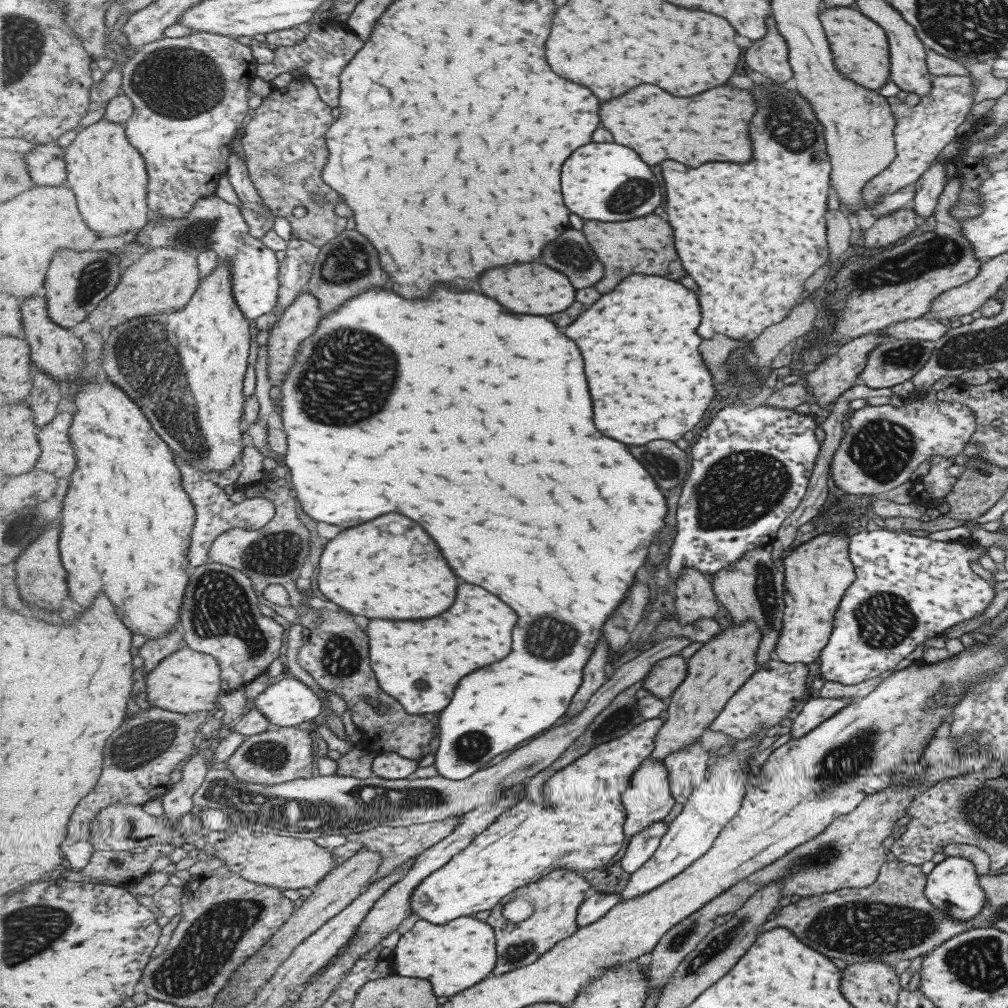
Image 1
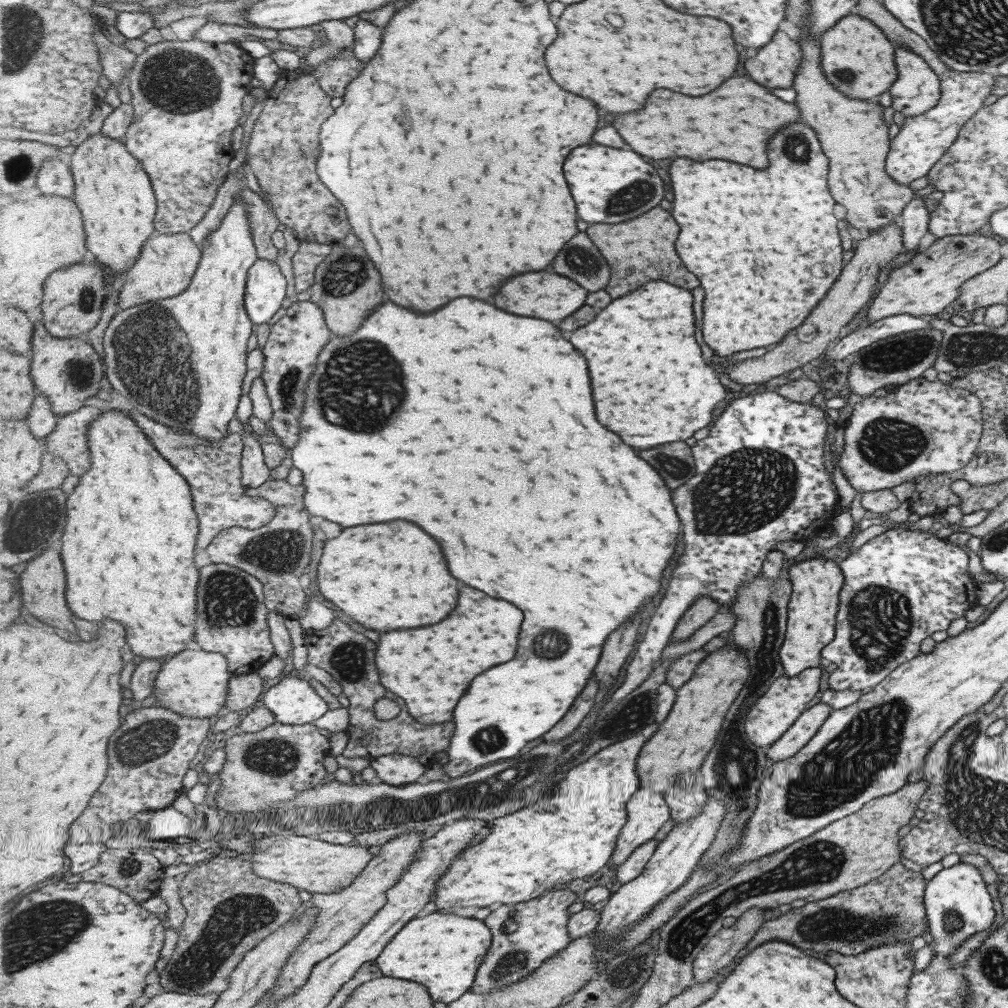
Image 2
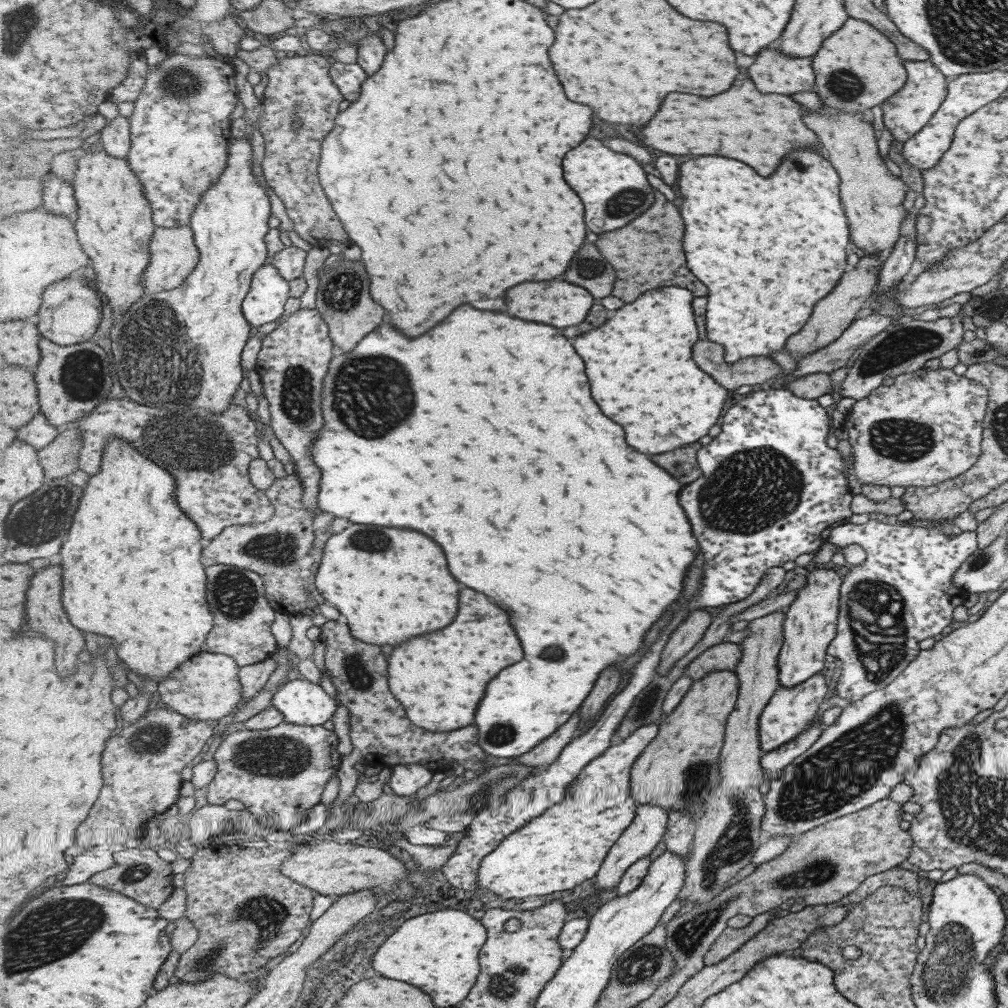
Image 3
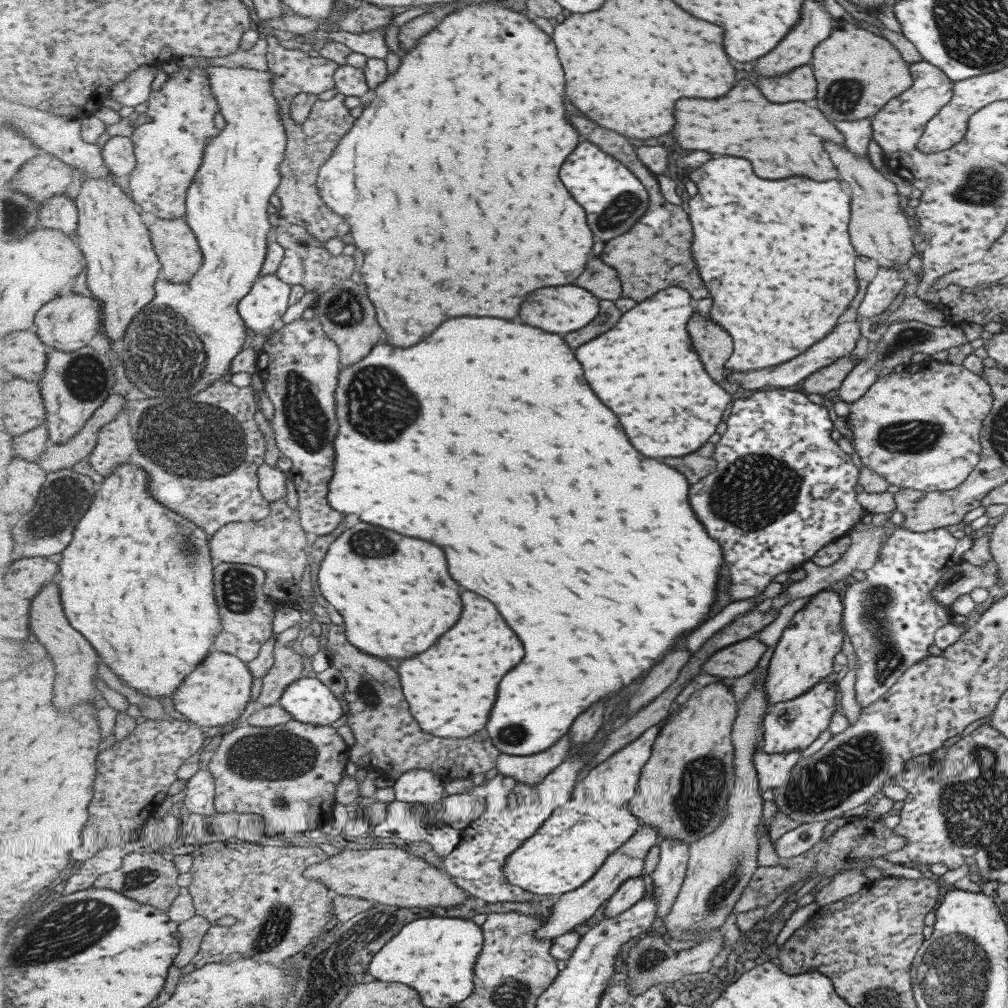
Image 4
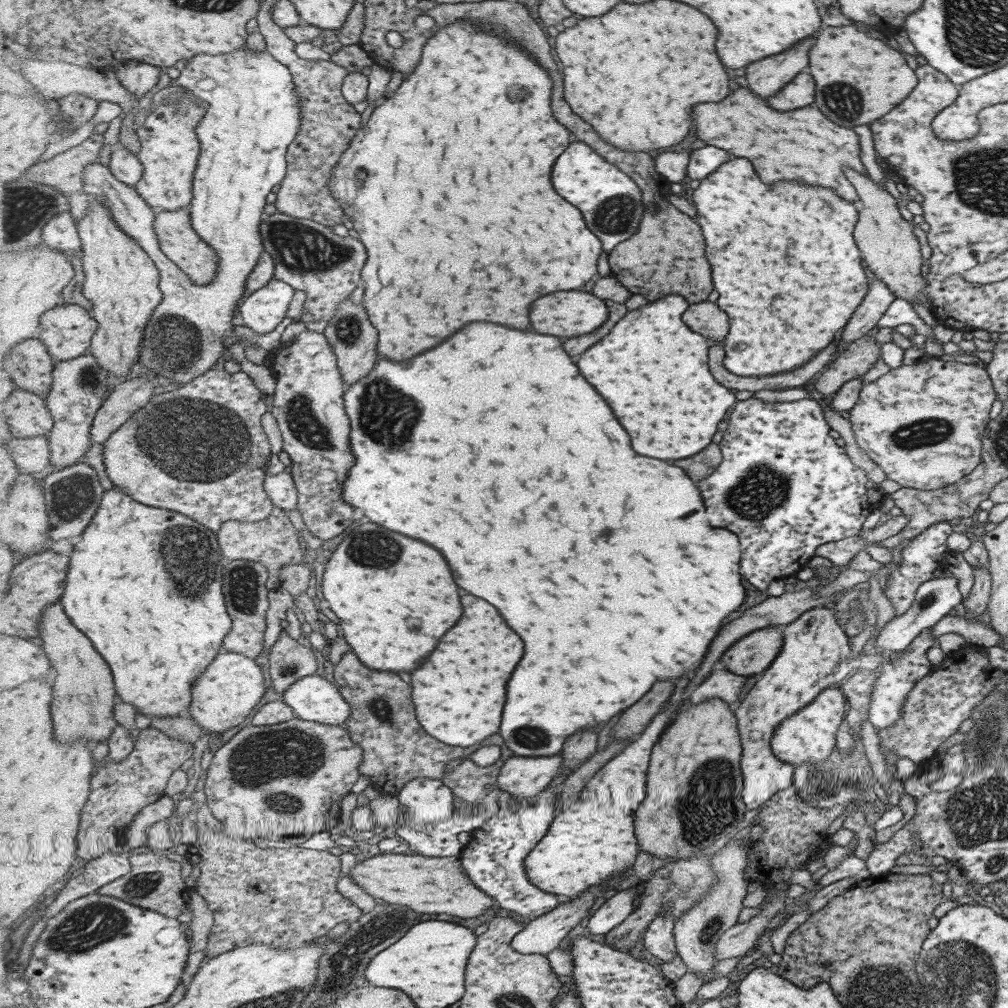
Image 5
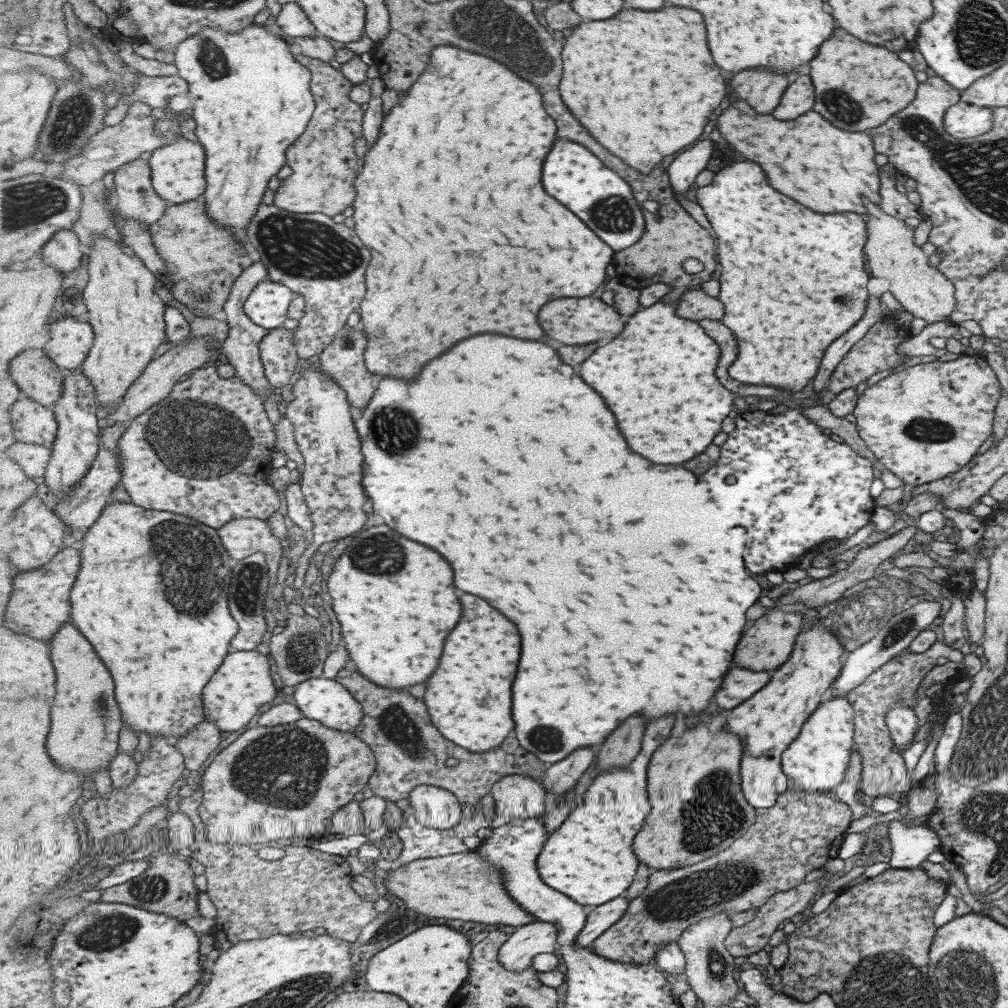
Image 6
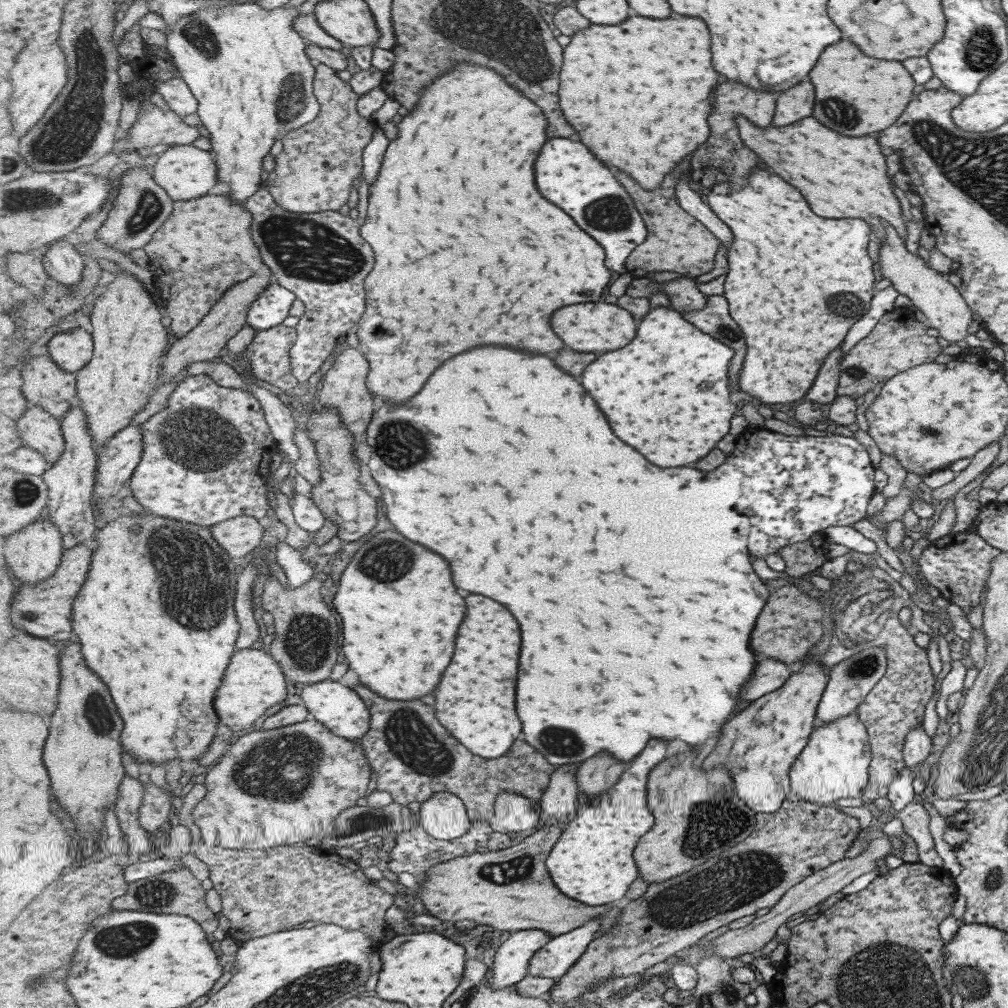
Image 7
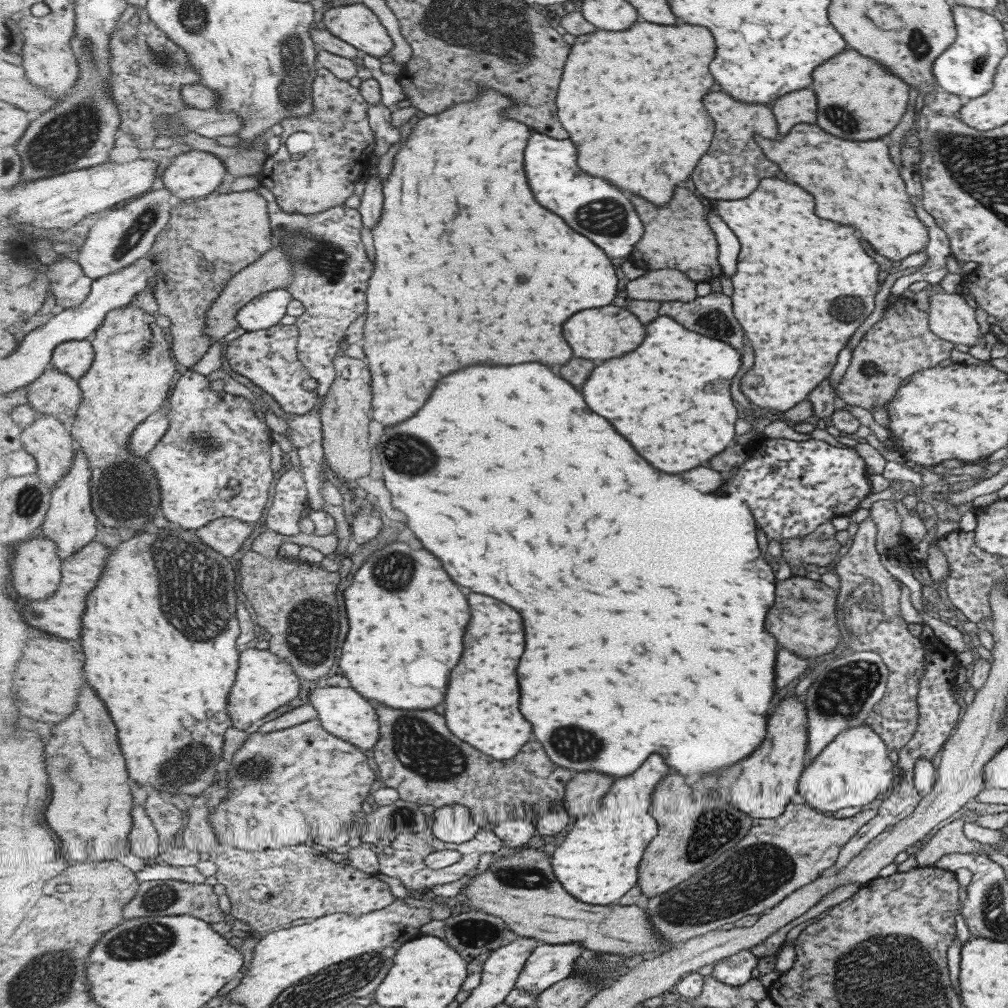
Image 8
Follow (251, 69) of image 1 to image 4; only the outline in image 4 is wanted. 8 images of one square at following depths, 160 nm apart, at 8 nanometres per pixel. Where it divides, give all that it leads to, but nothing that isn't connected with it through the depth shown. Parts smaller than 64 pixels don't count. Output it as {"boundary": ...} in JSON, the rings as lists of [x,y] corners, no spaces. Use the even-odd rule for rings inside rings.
{"boundary":[[[201,67],[185,68],[168,75],[168,79],[162,87],[151,93],[141,120],[134,127],[132,141],[136,152],[137,168],[130,174],[129,188],[134,201],[140,206],[142,212],[149,212],[157,219],[175,220],[186,214],[186,200],[190,186],[203,164],[207,144],[213,136],[219,136],[219,130],[215,126],[215,116],[221,112],[220,104],[213,92],[210,76]]]}

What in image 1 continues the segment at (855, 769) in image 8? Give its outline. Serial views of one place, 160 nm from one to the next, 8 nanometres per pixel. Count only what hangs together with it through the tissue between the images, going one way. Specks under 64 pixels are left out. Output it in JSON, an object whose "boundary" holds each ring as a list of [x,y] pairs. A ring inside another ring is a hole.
{"boundary":[[[771,659],[765,667],[757,667],[755,674],[742,686],[742,690],[735,693],[734,698],[722,710],[722,714],[710,724],[710,730],[719,730],[735,740],[742,740],[758,735],[759,731],[771,729],[795,702],[799,702],[805,678],[807,668],[803,663],[787,664]]]}

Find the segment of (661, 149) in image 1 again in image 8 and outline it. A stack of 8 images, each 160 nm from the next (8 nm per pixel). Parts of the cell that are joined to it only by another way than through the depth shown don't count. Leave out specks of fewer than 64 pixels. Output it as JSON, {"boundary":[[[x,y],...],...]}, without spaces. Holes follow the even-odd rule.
{"boundary":[[[797,124],[779,140],[757,136],[756,143],[771,161],[783,168],[783,174],[791,182],[807,188],[807,192],[815,196],[819,218],[853,226],[861,232],[861,238],[887,260],[900,261],[924,250],[927,229],[915,218],[901,177],[893,168],[887,146],[881,140],[839,140],[815,124]]]}

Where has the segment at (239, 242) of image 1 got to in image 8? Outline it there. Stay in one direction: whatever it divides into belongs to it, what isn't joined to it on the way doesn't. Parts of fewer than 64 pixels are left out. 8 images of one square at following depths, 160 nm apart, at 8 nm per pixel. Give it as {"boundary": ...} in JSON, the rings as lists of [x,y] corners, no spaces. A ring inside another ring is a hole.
{"boundary":[[[280,288],[257,296],[246,304],[237,316],[240,327],[253,332],[274,327],[287,316],[294,296],[287,288]]]}

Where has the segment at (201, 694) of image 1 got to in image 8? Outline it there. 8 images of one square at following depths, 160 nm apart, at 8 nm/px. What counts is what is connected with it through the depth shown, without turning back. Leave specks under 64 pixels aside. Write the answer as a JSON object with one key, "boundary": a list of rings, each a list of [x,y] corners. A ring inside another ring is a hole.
{"boundary":[[[250,648],[241,652],[243,656],[243,668],[239,668],[237,682],[234,684],[233,690],[230,692],[229,711],[233,726],[241,730],[247,730],[253,722],[259,722],[261,718],[265,718],[267,714],[271,714],[273,710],[289,704],[293,698],[299,696],[301,688],[301,678],[294,671],[290,661],[285,660],[281,656],[277,656],[273,652],[273,648],[259,650],[259,648]]]}

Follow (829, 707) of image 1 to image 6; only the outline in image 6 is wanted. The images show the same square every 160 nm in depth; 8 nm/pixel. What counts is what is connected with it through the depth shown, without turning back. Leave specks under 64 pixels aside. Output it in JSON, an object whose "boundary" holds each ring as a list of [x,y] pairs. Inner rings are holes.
{"boundary":[[[815,622],[808,628],[803,627],[786,662],[770,672],[769,680],[762,689],[727,716],[728,731],[742,738],[743,792],[756,809],[773,807],[779,794],[787,788],[787,778],[779,764],[781,752],[799,734],[809,714],[828,695],[827,691],[837,678],[846,653],[831,626]]]}

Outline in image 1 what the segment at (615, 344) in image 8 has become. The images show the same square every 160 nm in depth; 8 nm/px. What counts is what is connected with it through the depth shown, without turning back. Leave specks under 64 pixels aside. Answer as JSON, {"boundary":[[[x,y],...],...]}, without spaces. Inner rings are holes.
{"boundary":[[[541,262],[509,264],[509,266],[491,268],[491,272],[487,272],[487,276],[483,276],[483,280],[479,280],[479,284],[481,284],[483,294],[499,300],[509,310],[519,312],[519,314],[529,312],[529,314],[537,314],[537,316],[567,310],[575,302],[575,292],[577,292],[577,288],[569,282],[567,276],[563,276],[563,272],[557,272]]]}

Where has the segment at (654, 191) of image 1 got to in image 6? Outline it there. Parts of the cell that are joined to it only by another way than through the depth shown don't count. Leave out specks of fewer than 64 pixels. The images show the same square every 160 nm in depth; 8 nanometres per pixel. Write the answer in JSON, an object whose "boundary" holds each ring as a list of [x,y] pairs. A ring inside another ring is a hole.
{"boundary":[[[575,142],[555,144],[543,168],[543,184],[547,192],[551,192],[551,196],[567,204],[567,208],[571,208],[593,232],[599,232],[599,236],[607,240],[607,244],[611,244],[615,252],[633,246],[645,234],[645,218],[641,206],[633,196],[631,186],[615,170],[607,168],[595,154],[591,154],[581,144]],[[617,196],[623,198],[625,204],[597,204],[597,202],[609,202],[611,198]]]}

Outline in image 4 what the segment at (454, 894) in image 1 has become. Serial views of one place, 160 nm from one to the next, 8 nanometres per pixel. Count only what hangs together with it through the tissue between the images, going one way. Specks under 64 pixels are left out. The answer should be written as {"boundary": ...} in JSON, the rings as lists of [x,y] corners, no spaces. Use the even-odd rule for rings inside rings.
{"boundary":[[[661,726],[649,727],[645,734],[581,778],[571,804],[561,806],[537,835],[511,854],[506,880],[536,895],[556,898],[581,889],[593,879],[605,860],[642,827],[641,820],[629,810],[629,800],[638,794],[643,766],[651,758],[659,732]]]}

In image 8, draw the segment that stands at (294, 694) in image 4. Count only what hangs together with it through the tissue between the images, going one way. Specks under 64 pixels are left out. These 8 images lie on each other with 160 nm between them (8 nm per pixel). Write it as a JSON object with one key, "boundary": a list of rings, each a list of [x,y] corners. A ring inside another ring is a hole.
{"boundary":[[[324,686],[315,688],[309,696],[309,700],[317,709],[318,718],[327,732],[350,741],[362,750],[374,750],[378,740],[381,739],[381,724],[377,708],[374,702],[364,697],[357,689],[341,686]]]}

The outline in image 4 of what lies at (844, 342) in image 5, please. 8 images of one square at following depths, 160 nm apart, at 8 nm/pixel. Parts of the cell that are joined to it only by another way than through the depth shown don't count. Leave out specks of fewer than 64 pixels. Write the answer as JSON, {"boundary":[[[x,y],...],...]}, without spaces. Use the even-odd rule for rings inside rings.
{"boundary":[[[879,267],[866,286],[865,294],[856,309],[856,319],[871,318],[887,309],[899,290],[906,284],[903,273],[895,267]]]}

